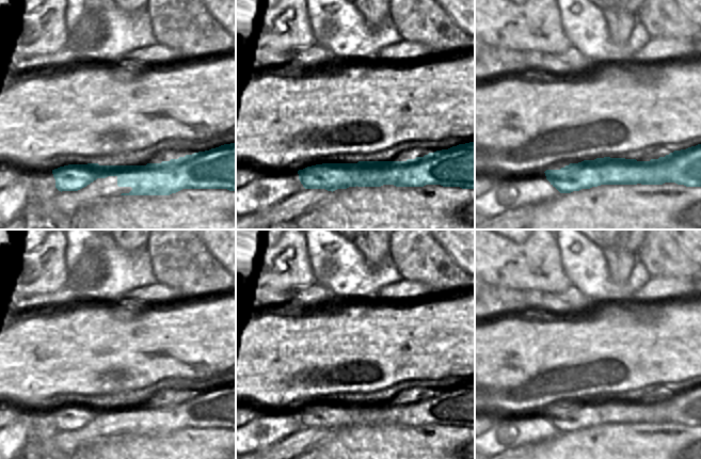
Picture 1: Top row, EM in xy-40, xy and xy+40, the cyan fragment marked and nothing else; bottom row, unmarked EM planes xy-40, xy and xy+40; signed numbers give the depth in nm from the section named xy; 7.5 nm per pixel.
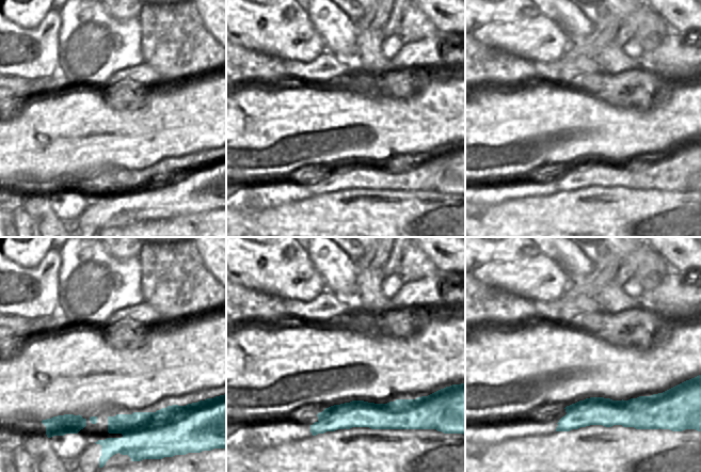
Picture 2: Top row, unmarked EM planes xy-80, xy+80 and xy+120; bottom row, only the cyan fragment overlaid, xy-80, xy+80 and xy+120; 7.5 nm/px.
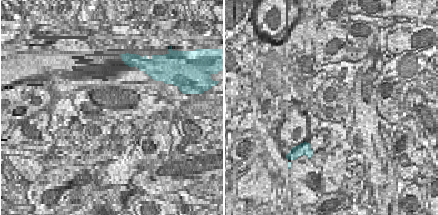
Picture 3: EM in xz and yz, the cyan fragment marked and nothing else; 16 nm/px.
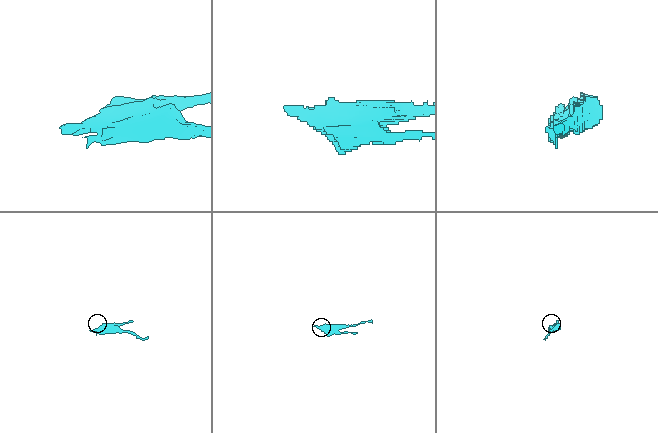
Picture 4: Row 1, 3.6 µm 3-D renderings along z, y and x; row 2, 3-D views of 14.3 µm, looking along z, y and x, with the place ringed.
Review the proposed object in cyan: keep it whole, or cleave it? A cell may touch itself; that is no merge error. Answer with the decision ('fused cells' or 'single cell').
fused cells

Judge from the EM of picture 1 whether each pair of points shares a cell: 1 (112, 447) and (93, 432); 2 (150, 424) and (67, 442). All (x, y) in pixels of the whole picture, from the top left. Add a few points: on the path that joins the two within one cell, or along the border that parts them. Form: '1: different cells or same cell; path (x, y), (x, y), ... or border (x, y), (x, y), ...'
1: different cells; border (126, 433), (114, 433), (90, 443)
2: same cell; path (130, 424), (113, 424), (88, 433)

